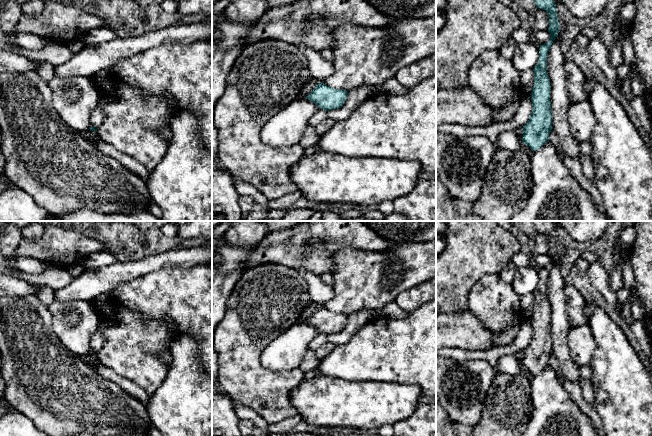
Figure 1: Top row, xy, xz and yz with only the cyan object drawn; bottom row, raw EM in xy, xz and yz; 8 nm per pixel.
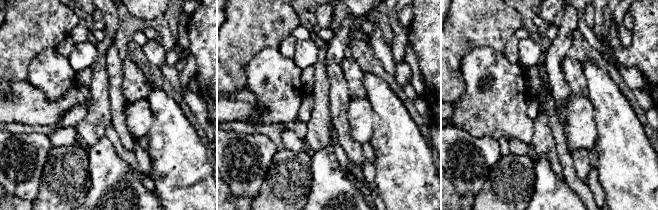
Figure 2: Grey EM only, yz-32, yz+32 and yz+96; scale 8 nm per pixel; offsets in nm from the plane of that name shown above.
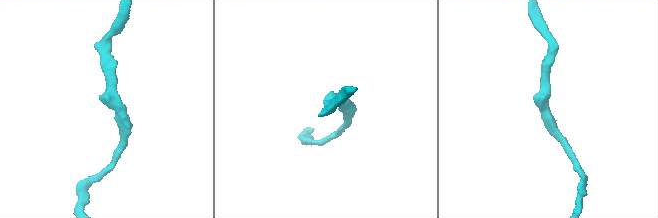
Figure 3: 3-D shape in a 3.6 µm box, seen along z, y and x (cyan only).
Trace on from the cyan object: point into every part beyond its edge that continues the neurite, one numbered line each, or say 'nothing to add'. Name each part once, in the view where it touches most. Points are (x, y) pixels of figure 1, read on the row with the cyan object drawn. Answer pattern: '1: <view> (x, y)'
nothing to add

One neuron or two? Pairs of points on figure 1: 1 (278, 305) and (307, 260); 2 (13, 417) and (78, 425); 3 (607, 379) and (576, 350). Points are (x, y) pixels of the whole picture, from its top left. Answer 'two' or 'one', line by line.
1: two
2: two
3: two

